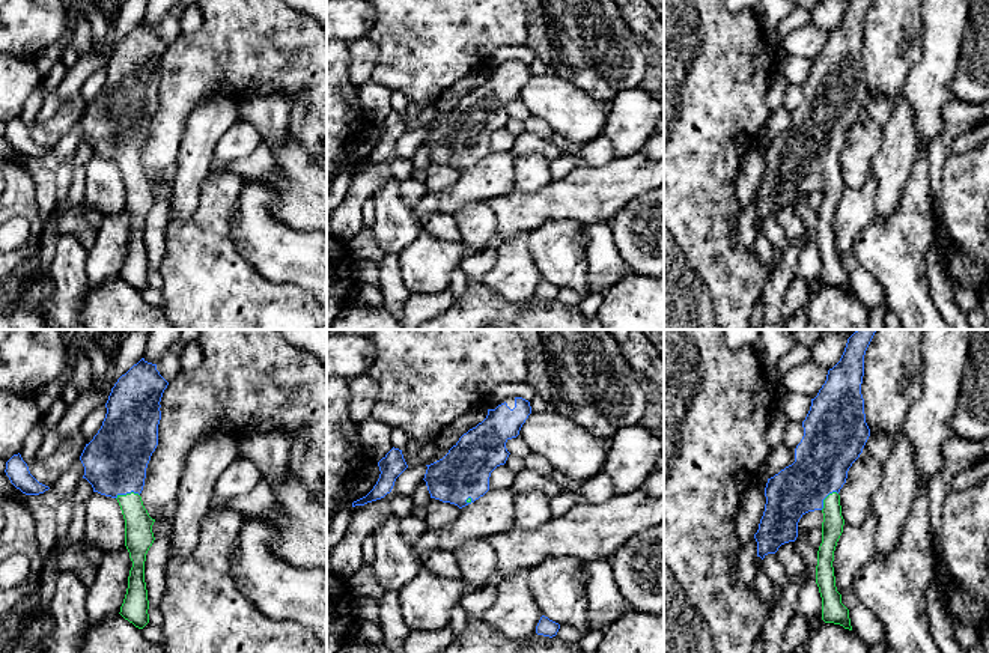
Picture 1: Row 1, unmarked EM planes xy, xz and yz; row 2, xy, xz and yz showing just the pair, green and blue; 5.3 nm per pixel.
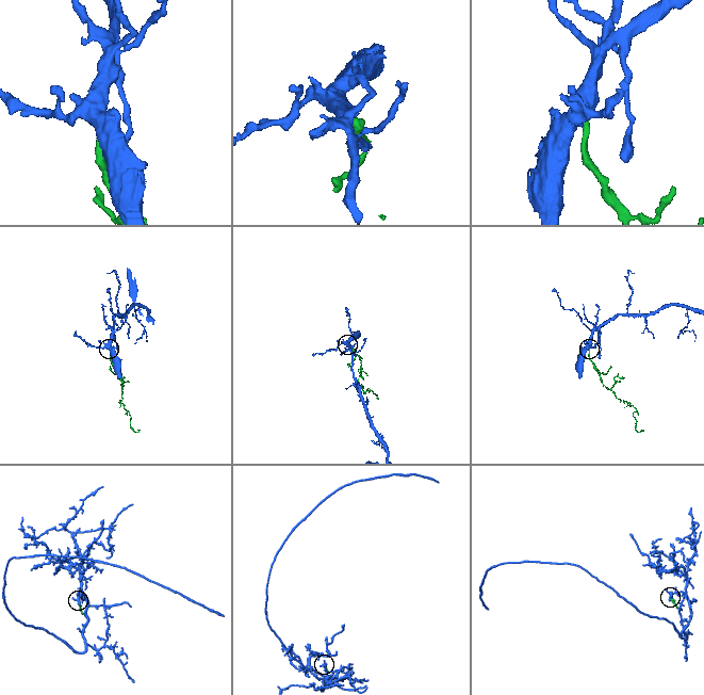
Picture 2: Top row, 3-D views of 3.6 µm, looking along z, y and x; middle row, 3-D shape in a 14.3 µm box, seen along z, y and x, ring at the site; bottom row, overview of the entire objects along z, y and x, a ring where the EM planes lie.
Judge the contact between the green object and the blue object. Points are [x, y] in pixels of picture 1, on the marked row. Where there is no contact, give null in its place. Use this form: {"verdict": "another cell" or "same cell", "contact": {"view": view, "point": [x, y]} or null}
{"verdict": "same cell", "contact": {"view": "xy", "point": [127, 494]}}

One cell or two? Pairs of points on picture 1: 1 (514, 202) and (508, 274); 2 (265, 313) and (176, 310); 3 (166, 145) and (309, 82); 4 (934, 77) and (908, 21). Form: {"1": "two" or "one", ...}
{"1": "two", "2": "one", "3": "one", "4": "two"}

